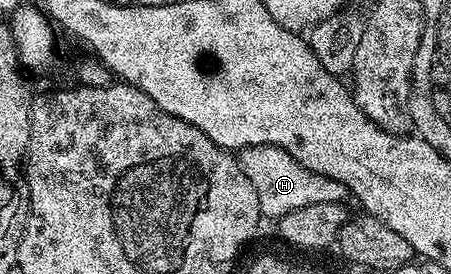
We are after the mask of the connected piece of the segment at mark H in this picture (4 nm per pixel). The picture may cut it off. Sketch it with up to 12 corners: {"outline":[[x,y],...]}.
{"outline":[[281,147],[239,152],[261,216],[344,203],[346,185]]}

